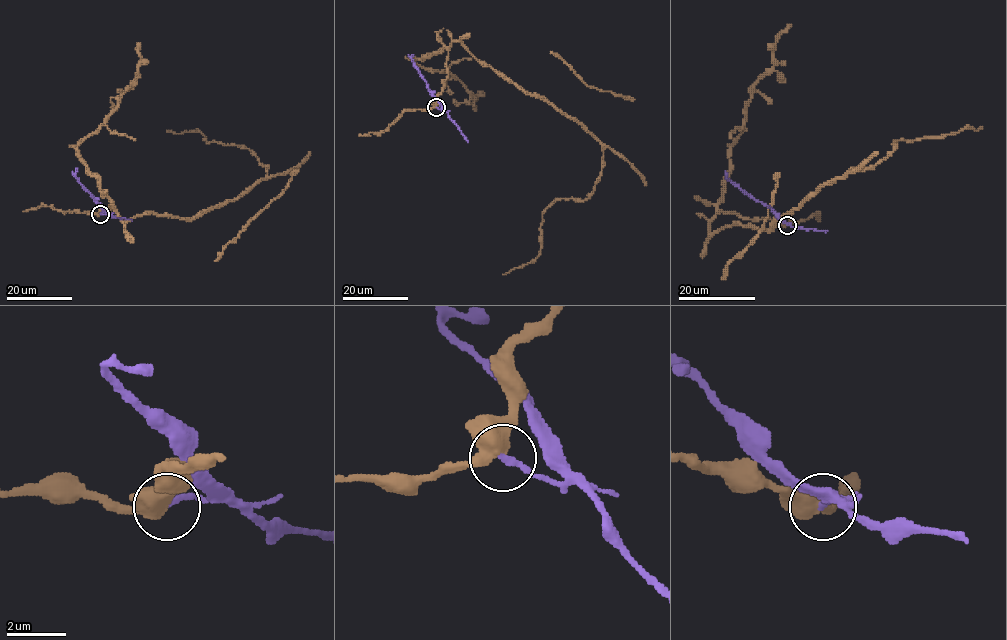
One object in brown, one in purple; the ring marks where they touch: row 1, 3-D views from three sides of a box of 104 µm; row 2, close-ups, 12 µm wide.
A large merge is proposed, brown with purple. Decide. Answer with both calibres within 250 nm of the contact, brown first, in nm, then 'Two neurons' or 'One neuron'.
Thickness 550 nm (brown) against 200 nm. Two neurons

